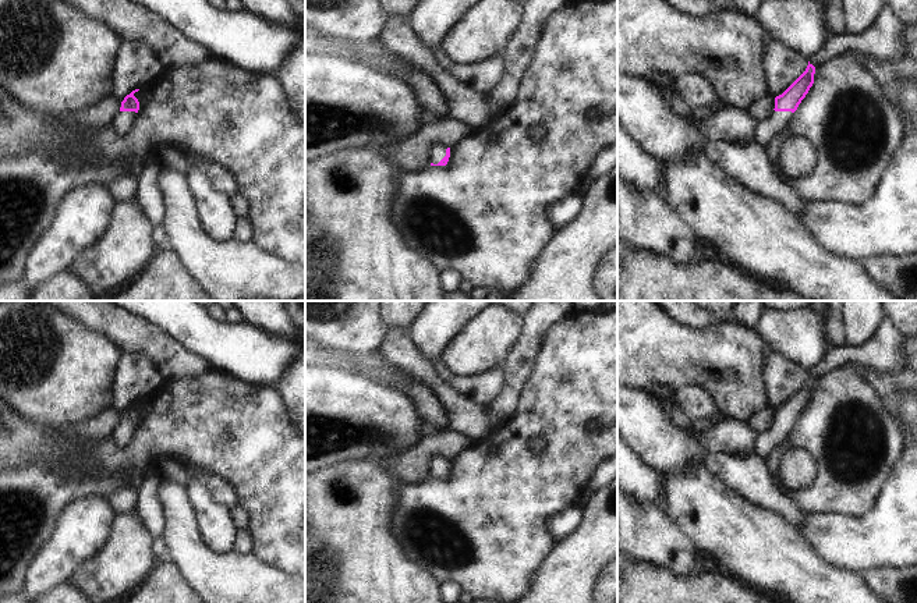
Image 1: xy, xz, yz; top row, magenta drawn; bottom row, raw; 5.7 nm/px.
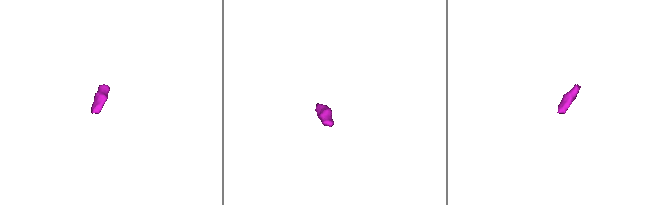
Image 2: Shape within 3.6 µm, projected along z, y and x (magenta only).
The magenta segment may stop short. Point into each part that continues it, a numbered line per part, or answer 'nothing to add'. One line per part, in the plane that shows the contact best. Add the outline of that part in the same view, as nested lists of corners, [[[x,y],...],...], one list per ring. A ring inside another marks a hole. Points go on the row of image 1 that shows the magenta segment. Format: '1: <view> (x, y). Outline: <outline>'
1: xz (436, 152). Outline: [[[443,143],[433,145],[428,153],[428,163],[438,164],[446,156],[446,149]]]

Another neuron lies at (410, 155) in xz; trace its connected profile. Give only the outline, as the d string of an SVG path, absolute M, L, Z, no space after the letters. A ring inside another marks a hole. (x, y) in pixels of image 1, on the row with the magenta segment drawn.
M432 118L425 121L414 134L393 143L382 153L387 162L403 171L415 173L425 169L429 149L436 143L452 148L472 132L472 128L454 118Z

